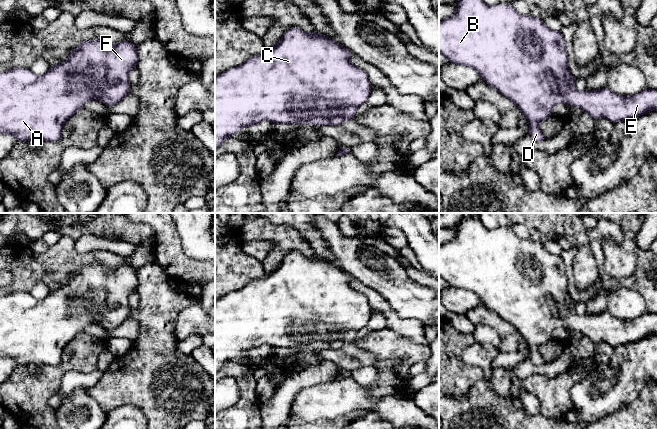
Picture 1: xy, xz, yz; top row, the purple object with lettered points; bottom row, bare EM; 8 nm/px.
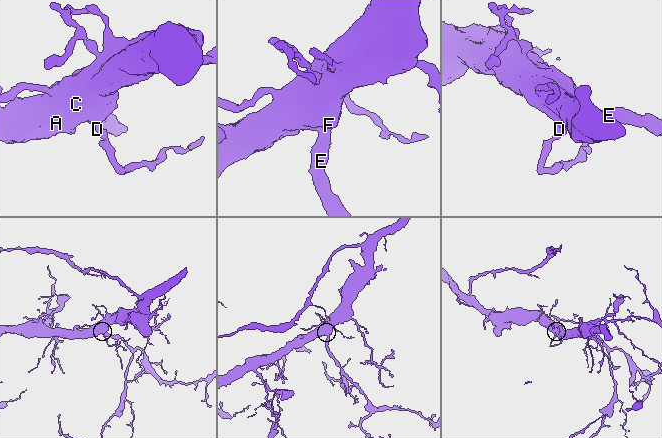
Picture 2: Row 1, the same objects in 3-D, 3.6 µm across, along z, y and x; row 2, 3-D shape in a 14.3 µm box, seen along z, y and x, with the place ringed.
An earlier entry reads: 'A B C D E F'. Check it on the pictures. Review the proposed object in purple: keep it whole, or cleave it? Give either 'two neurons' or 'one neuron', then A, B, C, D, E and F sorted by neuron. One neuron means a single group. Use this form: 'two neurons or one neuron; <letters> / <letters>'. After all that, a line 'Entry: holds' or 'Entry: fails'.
one neuron; A B C D E F
Entry: holds

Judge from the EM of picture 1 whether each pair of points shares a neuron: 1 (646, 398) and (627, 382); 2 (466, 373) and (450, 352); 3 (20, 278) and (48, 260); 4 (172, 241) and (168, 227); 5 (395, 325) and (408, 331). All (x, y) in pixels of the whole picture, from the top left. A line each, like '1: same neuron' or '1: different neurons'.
1: different neurons
2: same neuron
3: same neuron
4: same neuron
5: same neuron

